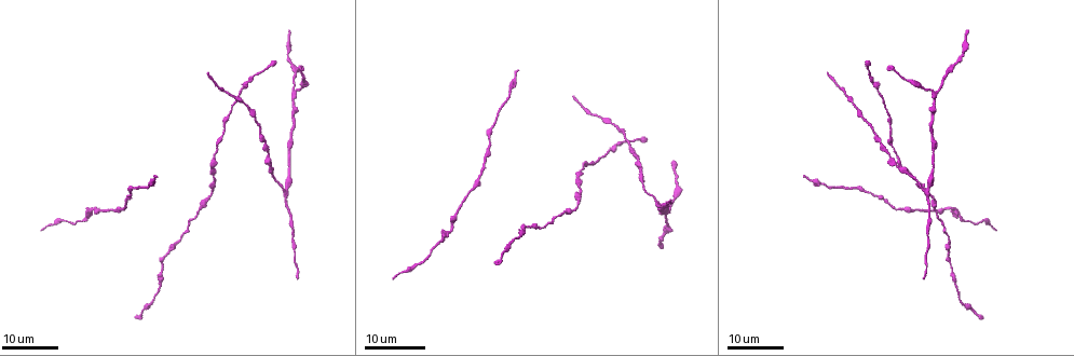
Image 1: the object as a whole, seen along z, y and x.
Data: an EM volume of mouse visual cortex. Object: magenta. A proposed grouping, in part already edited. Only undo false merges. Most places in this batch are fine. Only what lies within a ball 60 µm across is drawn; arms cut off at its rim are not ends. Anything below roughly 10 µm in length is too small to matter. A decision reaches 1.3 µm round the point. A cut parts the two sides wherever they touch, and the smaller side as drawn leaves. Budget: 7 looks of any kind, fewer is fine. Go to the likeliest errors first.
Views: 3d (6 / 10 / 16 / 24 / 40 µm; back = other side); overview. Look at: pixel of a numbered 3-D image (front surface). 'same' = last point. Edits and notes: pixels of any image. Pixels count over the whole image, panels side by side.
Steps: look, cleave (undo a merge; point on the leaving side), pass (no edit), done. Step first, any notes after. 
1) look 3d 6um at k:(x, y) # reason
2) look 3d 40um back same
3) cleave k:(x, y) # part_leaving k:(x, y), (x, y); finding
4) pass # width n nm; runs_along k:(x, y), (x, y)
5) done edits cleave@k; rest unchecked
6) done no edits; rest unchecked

look 3d 24um at 1:(452, 230) # calibre changes

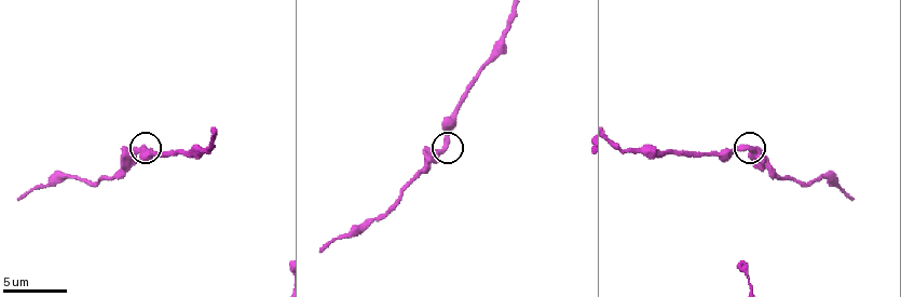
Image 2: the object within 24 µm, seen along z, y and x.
look 3d 10um at 2:(444, 152)

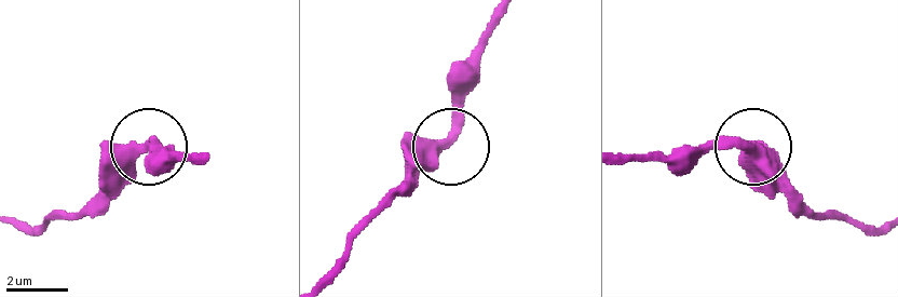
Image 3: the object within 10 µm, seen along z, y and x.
look 3d 6um at 3:(748, 147) # zoom in

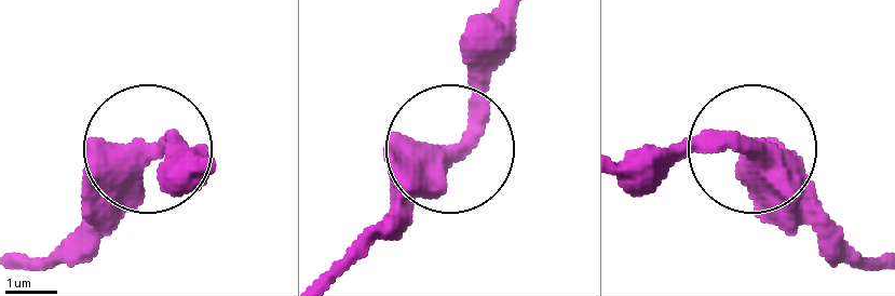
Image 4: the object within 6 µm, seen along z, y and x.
pass # continuous, no second cell

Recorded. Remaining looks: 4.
look 3d 10um at 2:(494, 53)

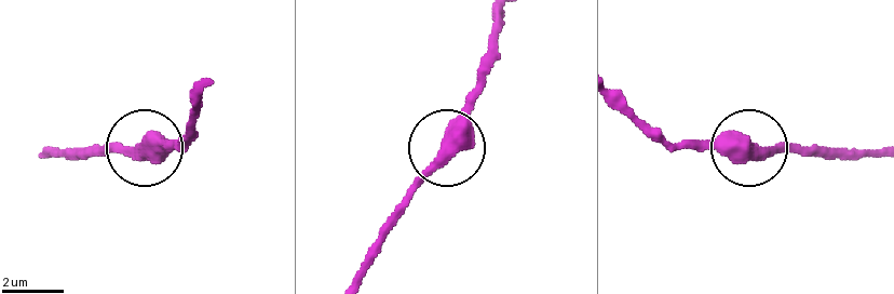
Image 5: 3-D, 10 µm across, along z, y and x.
look 3d 10um back at 5:(141, 149)

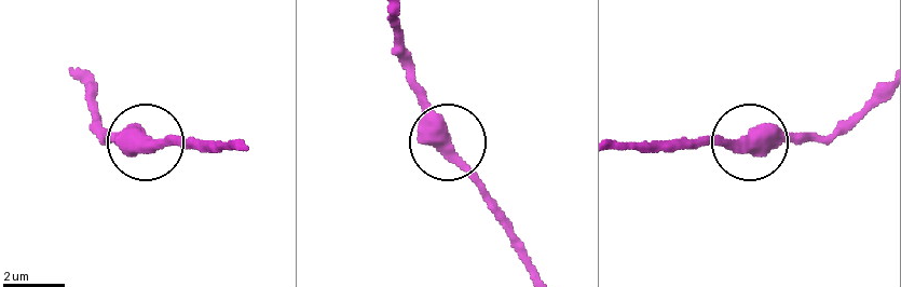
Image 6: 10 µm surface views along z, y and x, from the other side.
pass # continuous, no second cell

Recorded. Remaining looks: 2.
look 3d 16um at 1:(923, 190) # thick turns thin

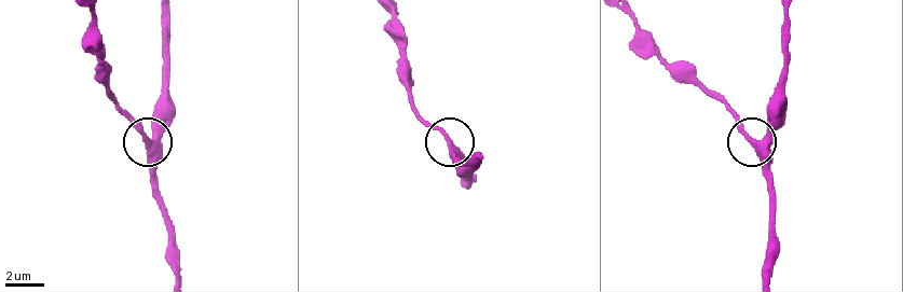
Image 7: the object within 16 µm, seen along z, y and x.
look 3d 6um at 7:(750, 139)

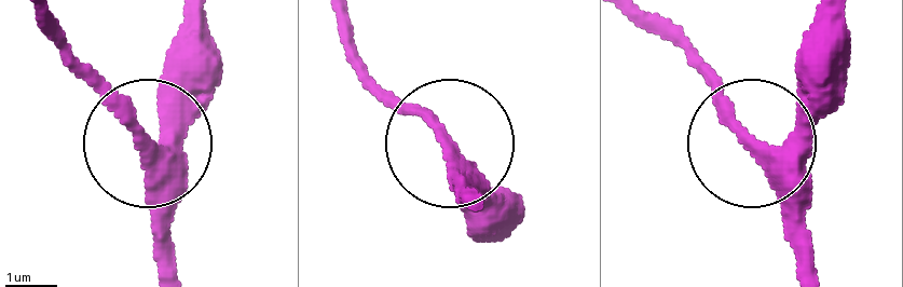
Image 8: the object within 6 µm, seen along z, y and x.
pass # runs_along 8:(653, 16), (755, 140), (781, 140), (842, 85); one cell here

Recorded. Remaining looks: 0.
done no edits; rest unchecked

